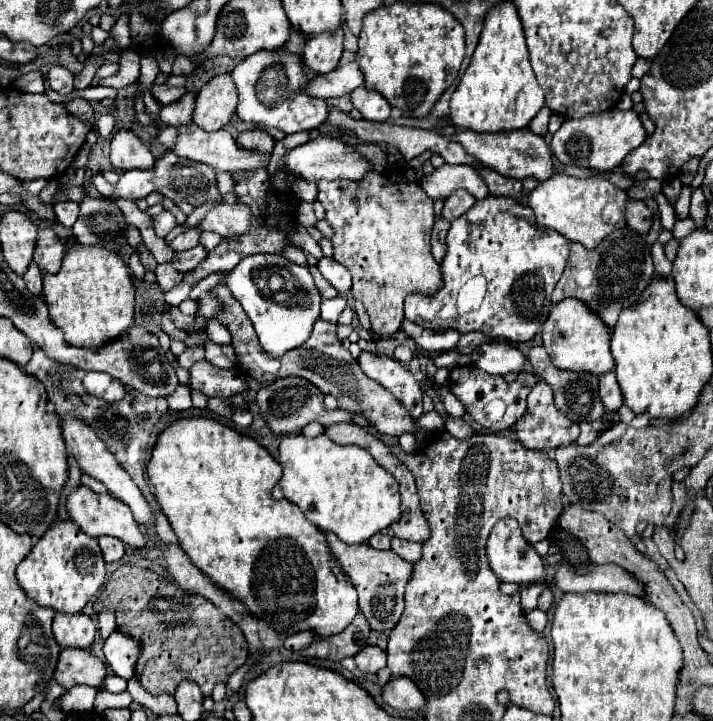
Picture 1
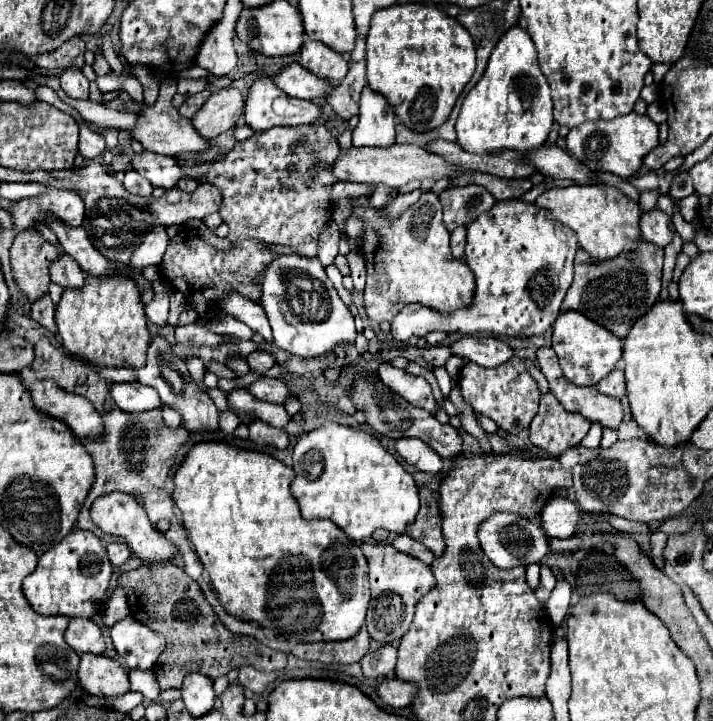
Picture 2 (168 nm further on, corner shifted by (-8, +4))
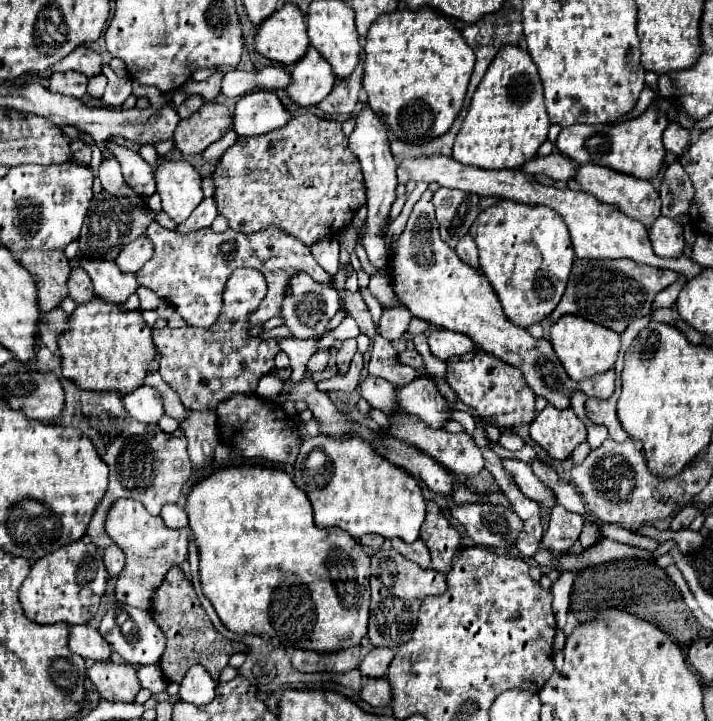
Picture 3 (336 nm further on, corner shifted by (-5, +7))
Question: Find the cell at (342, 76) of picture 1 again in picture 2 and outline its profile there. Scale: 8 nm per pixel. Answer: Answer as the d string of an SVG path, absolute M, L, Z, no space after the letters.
M292 62L286 68L282 68L278 74L272 76L272 80L282 92L286 92L292 98L300 98L300 100L314 100L334 90L328 82L304 70L298 62Z

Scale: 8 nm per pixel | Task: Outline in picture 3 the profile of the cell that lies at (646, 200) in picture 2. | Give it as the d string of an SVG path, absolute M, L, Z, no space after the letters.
M593 163L577 165L575 181L581 185L581 189L585 193L595 195L603 203L617 205L625 215L641 221L645 227L649 227L661 215L661 199L651 181L637 181L637 177L629 177L625 173L617 173L613 169L605 169L601 165L593 165Z

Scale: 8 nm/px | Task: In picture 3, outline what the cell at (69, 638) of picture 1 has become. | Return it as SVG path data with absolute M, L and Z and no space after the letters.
M91 625L69 627L69 649L87 661L107 661L111 655L109 643Z

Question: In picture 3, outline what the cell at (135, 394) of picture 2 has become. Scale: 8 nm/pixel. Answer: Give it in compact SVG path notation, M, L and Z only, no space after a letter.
M141 385L137 391L121 395L121 401L125 405L125 411L141 423L157 423L163 415L161 393L153 387Z

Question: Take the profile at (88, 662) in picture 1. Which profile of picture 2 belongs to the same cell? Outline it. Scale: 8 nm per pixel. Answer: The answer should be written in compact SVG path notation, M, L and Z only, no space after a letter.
M82 654L78 678L80 678L80 686L94 696L110 698L130 692L128 670L124 670L118 660L106 656Z

